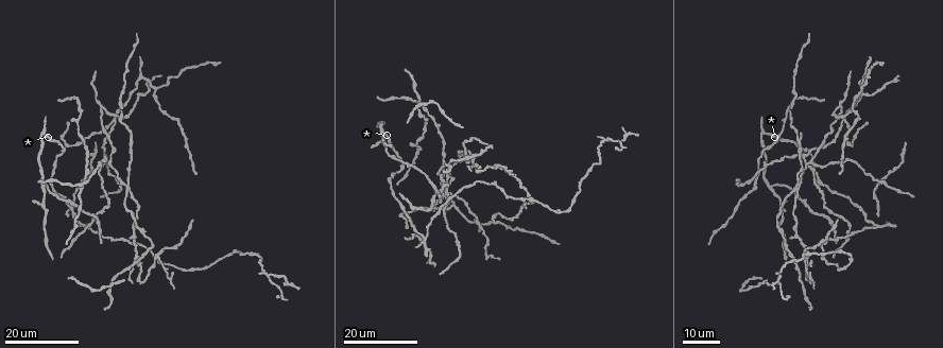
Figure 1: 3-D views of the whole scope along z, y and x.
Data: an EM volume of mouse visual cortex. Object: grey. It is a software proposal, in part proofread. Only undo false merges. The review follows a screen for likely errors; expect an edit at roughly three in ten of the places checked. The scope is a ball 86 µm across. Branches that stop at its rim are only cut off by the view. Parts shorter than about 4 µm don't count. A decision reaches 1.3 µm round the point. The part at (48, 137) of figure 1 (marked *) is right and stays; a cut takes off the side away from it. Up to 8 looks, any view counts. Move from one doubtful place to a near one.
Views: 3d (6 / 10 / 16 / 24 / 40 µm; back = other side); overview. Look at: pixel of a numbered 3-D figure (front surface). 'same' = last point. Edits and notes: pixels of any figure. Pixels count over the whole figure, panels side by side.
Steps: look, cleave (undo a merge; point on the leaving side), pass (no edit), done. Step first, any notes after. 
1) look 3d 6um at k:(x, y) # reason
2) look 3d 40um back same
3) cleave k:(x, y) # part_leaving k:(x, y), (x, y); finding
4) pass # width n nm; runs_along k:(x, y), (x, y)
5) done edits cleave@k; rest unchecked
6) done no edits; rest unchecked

look 3d 16um at 1:(799, 190) # four-way junction

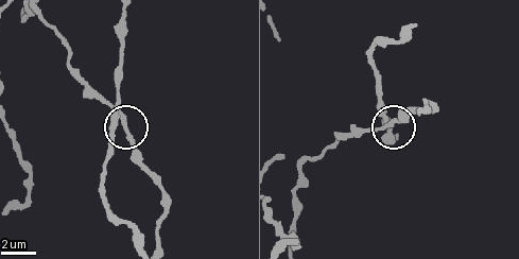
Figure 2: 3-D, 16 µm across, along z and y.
look 3d 6um at 2:(121, 115)

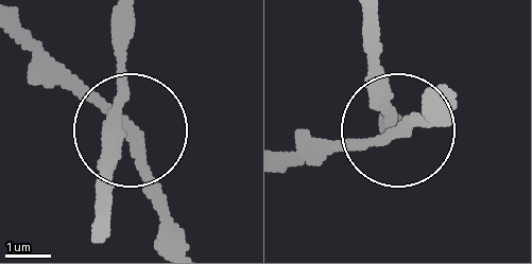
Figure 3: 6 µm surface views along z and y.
pass # side_arm 60 um; continuous, no second cell

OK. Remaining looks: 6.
look 3d 24um at 1:(129, 267)

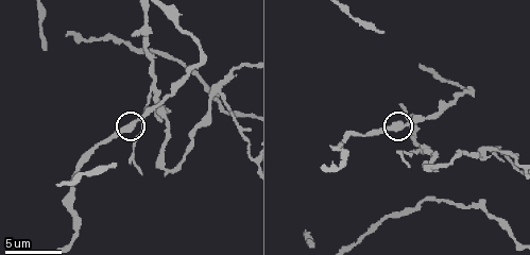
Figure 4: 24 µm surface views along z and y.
look 3d 6um at 4:(395, 122)

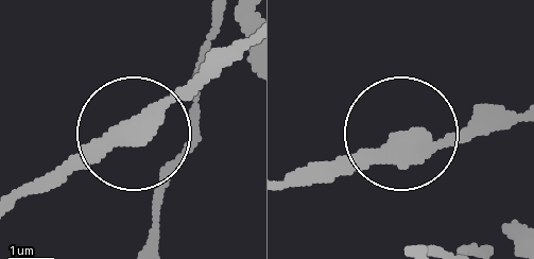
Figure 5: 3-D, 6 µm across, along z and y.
pass # width 390 nm; runs_along 5:(250, 41), (216, 56), (136, 133), (26, 182); one cell here

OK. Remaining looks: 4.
look 3d 10um at 4:(151, 98) # thin arm on a thick one

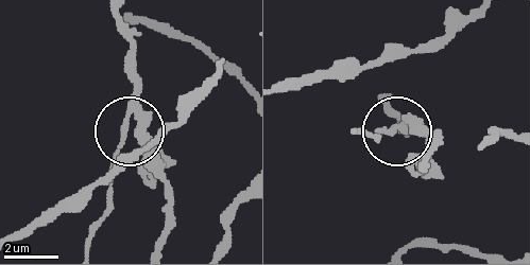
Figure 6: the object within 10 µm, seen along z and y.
look 3d 10um back at 6:(126, 131)

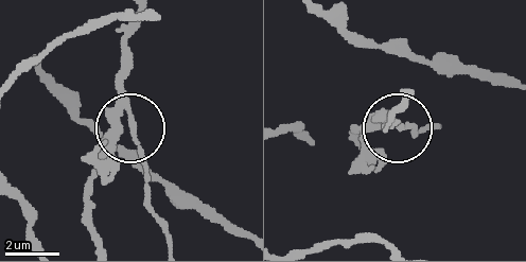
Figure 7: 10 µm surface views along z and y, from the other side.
cleave 7:(406, 121) # width 260 nm; part_leaving 7:(134, 116), (147, 203), (169, 244); two cells meet here

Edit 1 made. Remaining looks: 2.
look 3d 10um at 4:(217, 90)

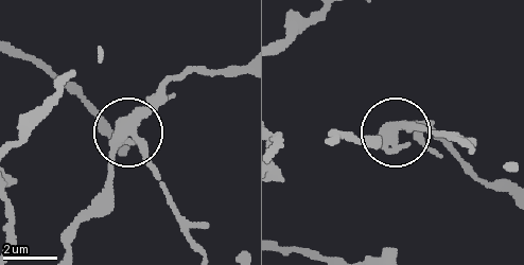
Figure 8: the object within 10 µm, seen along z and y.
cleave 8:(153, 165) # side_arm 11 um; part_leaving 8:(135, 131), (191, 246); two cells meet here

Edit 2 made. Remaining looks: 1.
done edits cleave@7, cleave@8; rest unchecked

